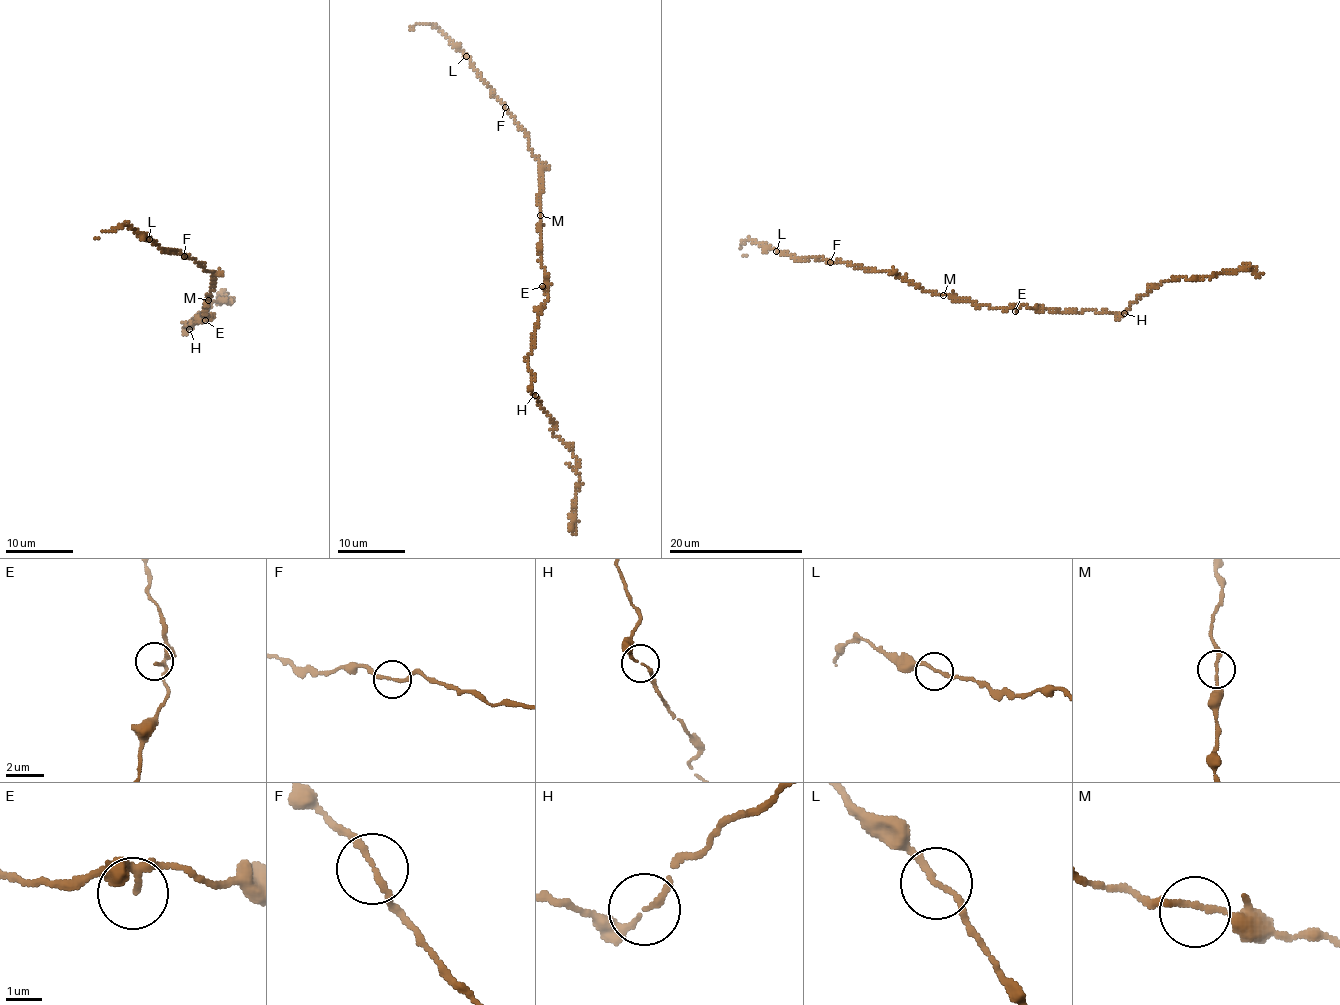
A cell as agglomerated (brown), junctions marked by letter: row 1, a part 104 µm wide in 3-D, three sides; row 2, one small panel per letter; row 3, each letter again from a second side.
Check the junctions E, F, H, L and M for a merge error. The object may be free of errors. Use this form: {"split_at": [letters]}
{"split_at": []}

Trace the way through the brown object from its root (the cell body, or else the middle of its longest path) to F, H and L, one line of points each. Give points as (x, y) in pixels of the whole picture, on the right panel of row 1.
F: (989, 307), (927, 292), (888, 272), (864, 271), (840, 260), (831, 262)
H: (989, 307), (1024, 305), (1059, 311), (1124, 313)
L: (989, 307), (927, 292), (888, 272), (864, 271), (840, 260), (796, 259), (776, 251)

